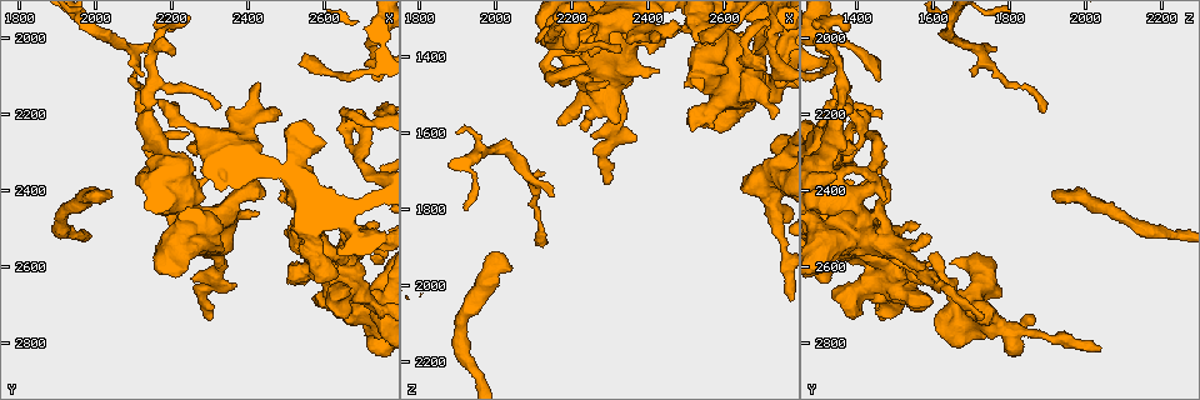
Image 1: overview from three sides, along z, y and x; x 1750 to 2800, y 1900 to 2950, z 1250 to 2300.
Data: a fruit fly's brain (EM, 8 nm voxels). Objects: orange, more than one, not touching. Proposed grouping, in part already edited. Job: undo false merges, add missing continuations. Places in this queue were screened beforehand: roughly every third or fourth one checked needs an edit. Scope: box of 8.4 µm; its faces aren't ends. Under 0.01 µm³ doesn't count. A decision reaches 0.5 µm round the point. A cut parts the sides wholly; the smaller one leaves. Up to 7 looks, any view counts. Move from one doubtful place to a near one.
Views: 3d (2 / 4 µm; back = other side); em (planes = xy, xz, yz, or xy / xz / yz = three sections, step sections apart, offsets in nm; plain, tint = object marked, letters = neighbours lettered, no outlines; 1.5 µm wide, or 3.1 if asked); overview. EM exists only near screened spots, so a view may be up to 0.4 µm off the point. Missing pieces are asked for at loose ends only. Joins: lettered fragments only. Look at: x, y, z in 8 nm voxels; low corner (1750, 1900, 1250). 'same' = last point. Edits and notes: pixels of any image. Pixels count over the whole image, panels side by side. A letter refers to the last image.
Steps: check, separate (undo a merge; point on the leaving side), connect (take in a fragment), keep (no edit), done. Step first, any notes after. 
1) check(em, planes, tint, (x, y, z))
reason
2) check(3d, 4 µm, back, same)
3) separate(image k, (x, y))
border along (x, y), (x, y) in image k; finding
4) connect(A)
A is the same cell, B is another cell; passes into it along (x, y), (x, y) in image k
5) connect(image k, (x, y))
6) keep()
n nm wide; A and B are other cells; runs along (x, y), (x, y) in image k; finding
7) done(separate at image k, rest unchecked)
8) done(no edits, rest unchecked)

check(3d, 2 µm, (2300, 2745, 1730))
free end

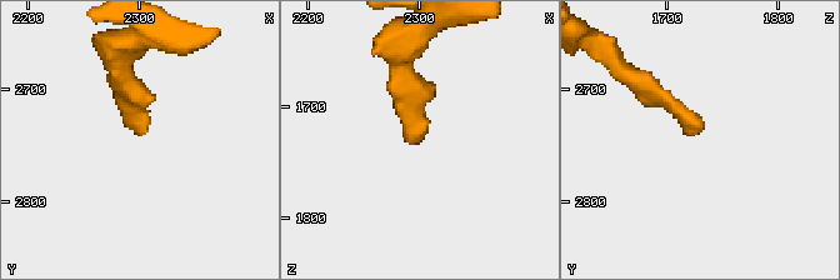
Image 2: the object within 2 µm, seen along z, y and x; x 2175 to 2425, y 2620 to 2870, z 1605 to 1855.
check(em, yz, step 4, letters, (2300, 2738, 1734))

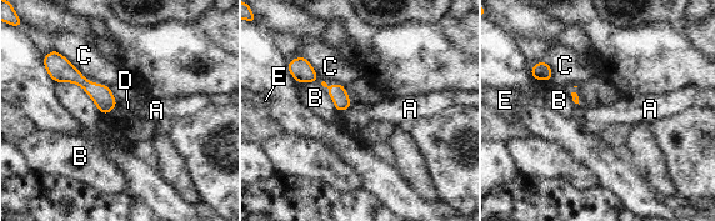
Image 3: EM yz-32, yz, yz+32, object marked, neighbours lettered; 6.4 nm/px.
check(em, planes, letters, same)
another direction

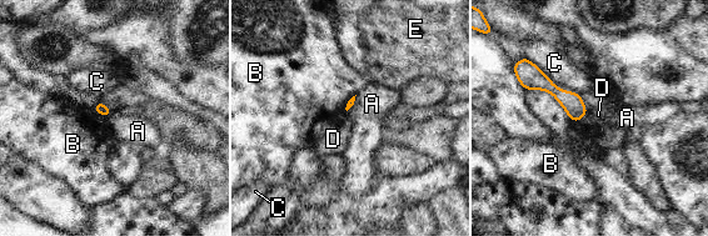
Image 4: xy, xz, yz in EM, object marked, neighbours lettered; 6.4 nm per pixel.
keep()
A, B, C, D and E are other cells; no lettered fragment goes on from it

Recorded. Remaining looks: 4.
check(em, planes, plain, (2030, 2415, 1930))
branch stops here

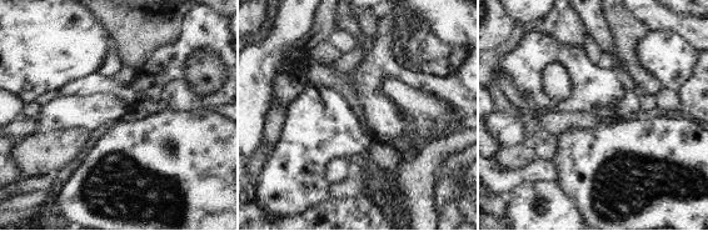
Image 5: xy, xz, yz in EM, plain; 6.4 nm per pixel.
check(em, planes, letters, same)
what lies round it

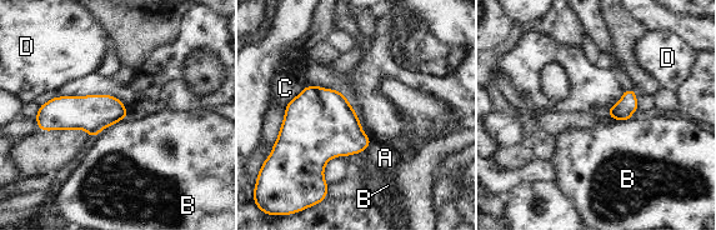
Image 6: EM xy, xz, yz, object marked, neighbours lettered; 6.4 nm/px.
keep()
A, B, C and D are other cells; border along (128, 115), (109, 128) in image 6; none of them fits

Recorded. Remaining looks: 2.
check(em, planes, letters, (2120, 2195, 1880))
tapers out

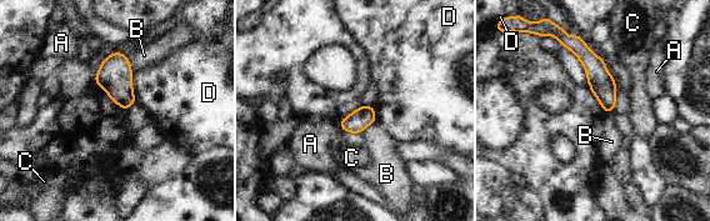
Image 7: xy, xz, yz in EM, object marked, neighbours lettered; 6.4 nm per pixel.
keep()
140 nm wide; A, B, C and D are other cells; border along (375, 121), (369, 124), (361, 132) in image 7; none of them fits

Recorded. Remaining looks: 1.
done(no edits, rest unchecked)

